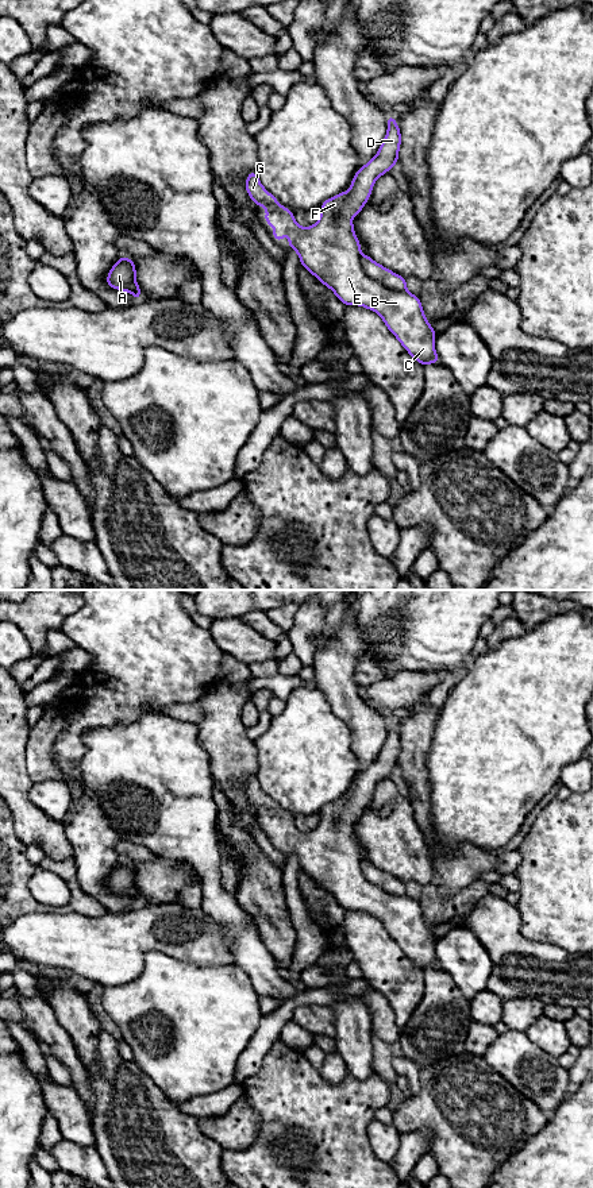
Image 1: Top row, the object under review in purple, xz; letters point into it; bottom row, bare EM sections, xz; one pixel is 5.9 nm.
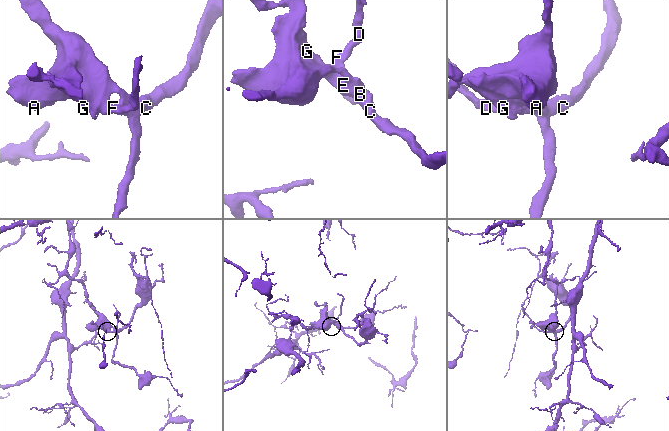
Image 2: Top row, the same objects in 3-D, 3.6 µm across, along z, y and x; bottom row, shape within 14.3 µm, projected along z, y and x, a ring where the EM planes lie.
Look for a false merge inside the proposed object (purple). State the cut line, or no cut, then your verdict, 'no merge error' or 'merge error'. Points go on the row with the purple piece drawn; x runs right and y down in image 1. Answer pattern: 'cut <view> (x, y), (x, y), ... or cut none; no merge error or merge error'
cut none; no merge error

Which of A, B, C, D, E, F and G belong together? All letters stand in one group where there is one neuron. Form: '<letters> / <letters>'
A B C D E F G

